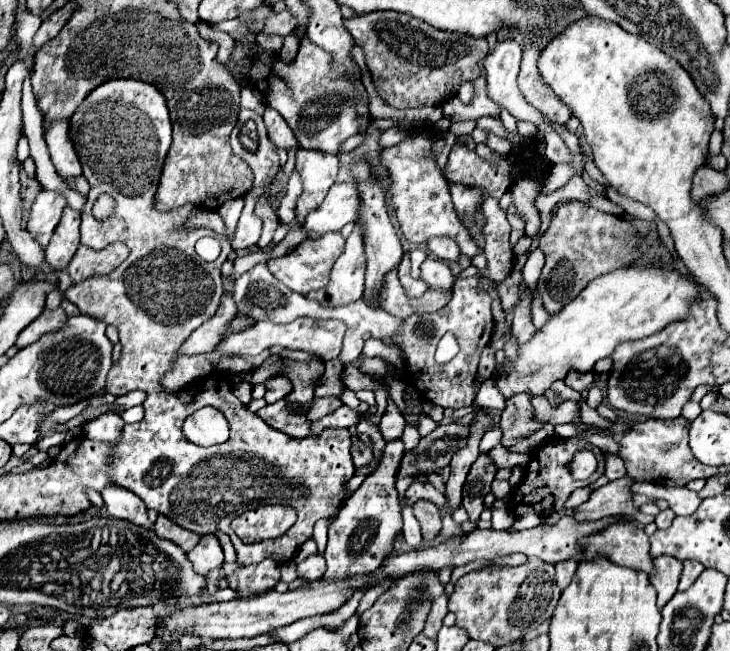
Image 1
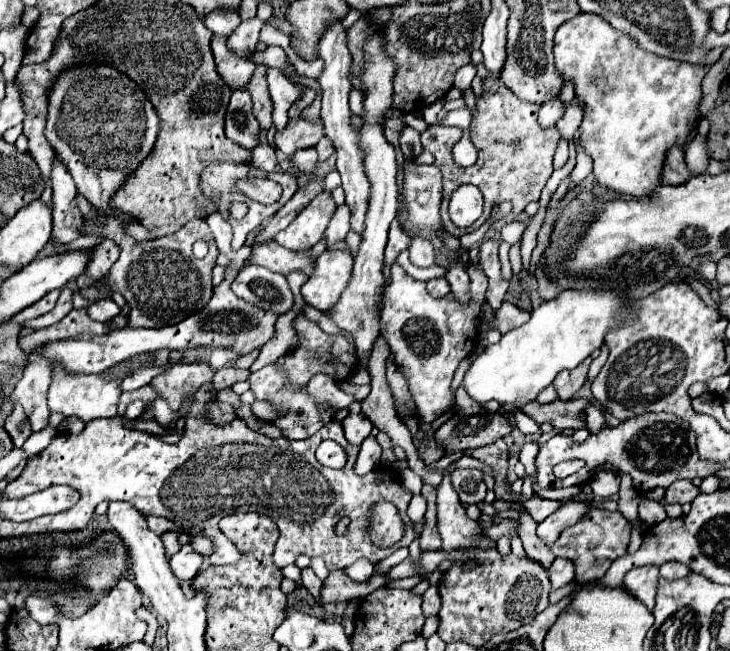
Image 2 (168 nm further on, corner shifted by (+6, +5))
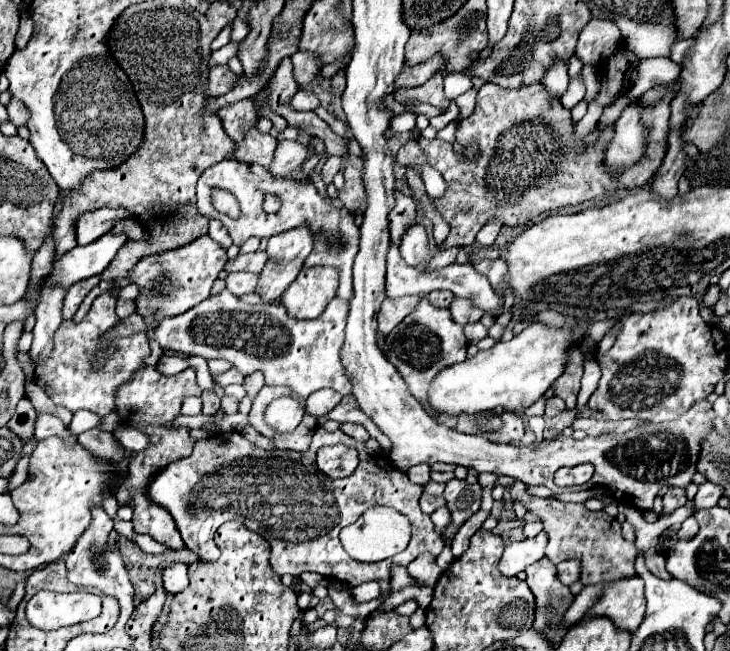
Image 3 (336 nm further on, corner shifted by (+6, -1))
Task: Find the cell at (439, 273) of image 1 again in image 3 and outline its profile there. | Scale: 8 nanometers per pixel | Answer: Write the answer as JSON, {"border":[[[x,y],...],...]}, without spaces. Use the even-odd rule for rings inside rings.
{"border":[[[414,223],[406,229],[400,241],[400,255],[406,261],[406,265],[416,267],[418,263],[426,261],[428,257],[428,235],[426,227],[420,223]]]}

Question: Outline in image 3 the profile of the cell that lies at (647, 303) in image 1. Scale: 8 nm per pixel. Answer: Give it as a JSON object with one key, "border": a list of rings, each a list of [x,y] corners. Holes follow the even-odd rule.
{"border":[[[578,319],[578,329],[554,329],[542,321],[534,321],[522,333],[510,341],[498,341],[486,351],[478,351],[474,357],[444,367],[430,383],[426,401],[440,415],[480,413],[492,411],[502,405],[506,411],[522,415],[528,405],[544,395],[544,391],[564,373],[570,345],[588,335],[588,321]]]}

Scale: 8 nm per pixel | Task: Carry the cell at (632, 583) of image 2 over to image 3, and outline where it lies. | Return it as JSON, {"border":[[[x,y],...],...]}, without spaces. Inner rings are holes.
{"border":[[[640,577],[622,579],[608,583],[598,597],[598,603],[586,611],[582,619],[590,617],[608,617],[618,631],[634,633],[644,619],[646,599],[644,599],[644,581]]]}

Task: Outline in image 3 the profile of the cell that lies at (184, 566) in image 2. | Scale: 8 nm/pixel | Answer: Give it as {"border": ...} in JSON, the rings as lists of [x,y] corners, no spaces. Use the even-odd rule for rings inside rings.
{"border":[[[172,563],[162,573],[164,591],[170,595],[176,595],[188,587],[188,565],[184,563]]]}

